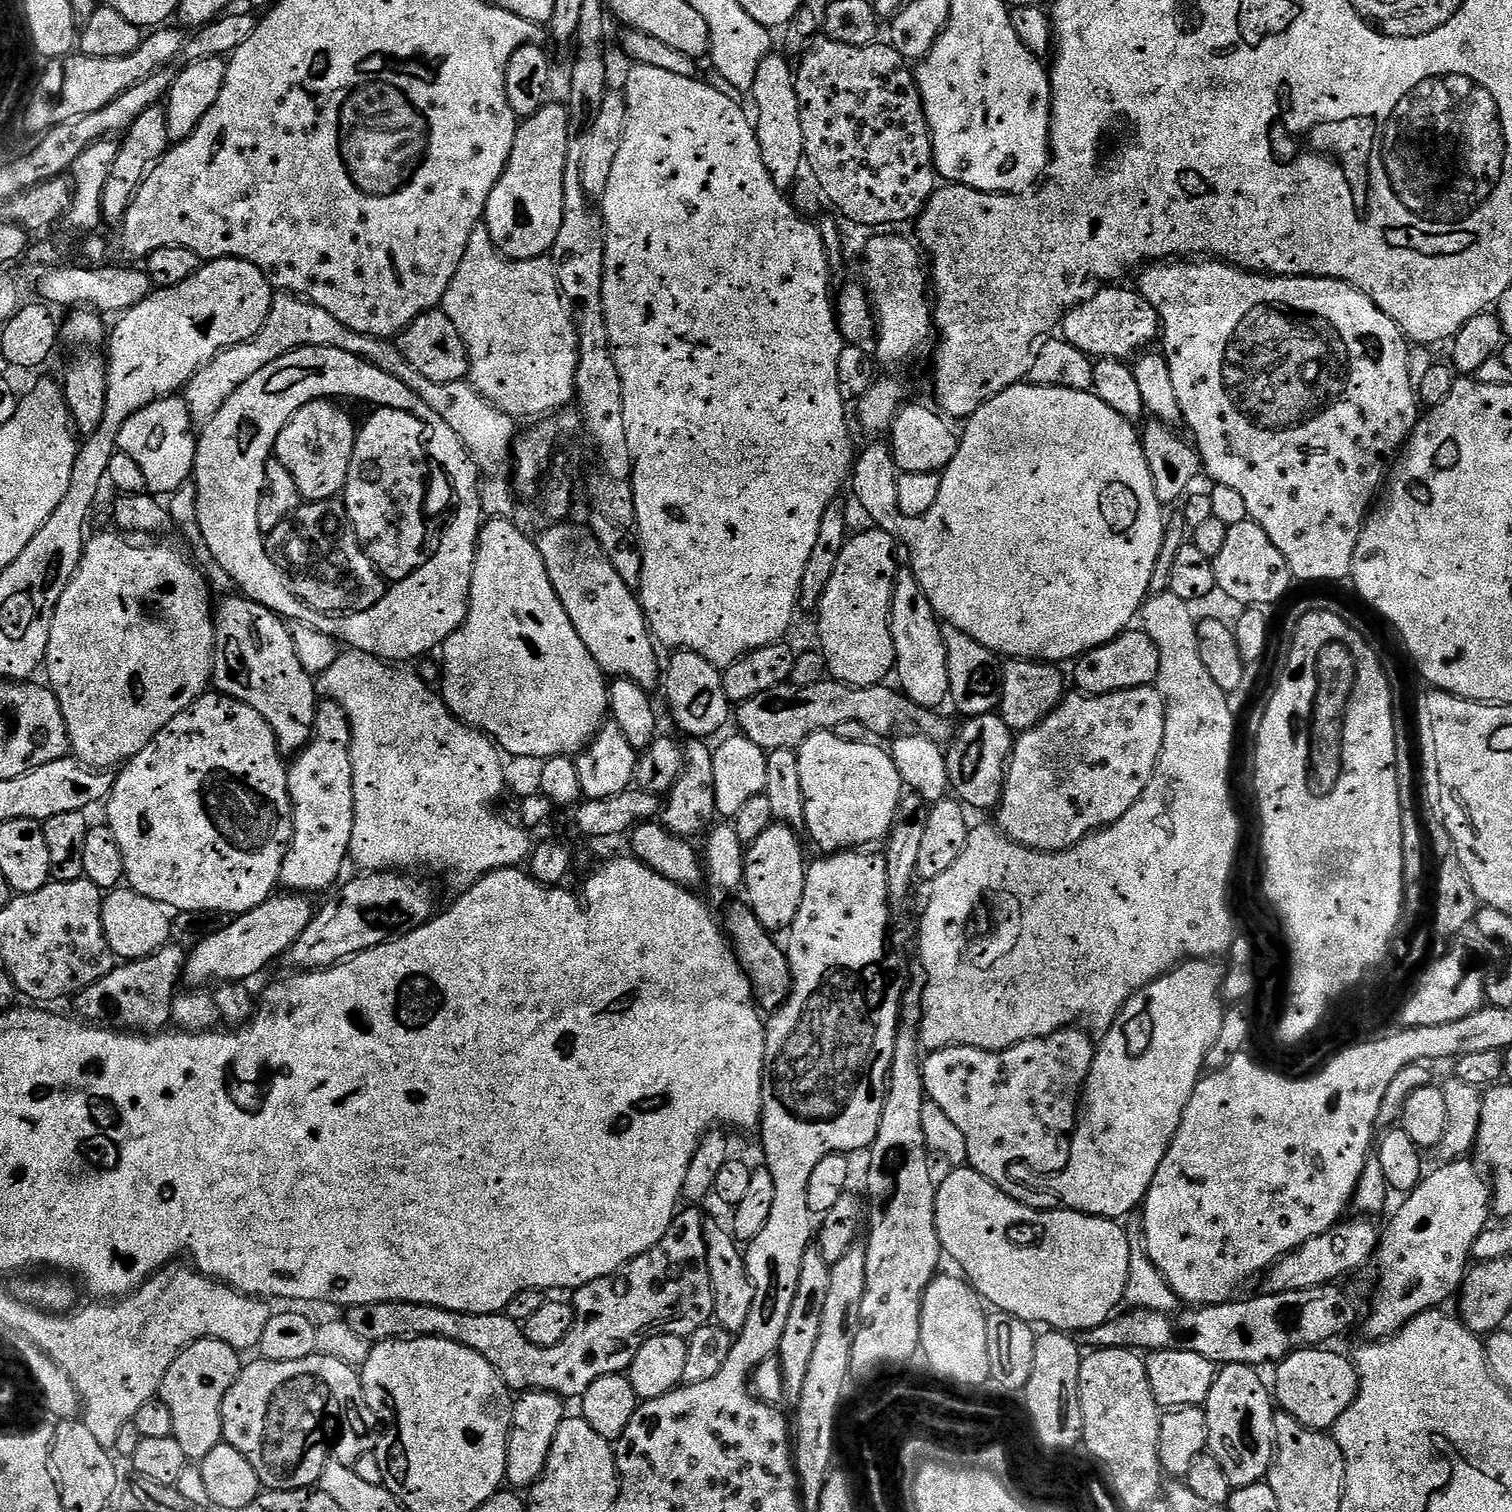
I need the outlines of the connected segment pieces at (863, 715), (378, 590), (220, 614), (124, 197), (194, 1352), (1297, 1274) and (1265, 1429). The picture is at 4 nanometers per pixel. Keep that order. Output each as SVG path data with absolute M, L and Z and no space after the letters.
M831 678L805 688L796 688L789 682L774 690L766 690L766 694L758 694L758 698L750 698L739 705L735 709L734 720L740 723L739 731L746 739L768 752L783 748L799 749L806 738L821 730L835 730L842 722L862 722L862 726L866 726L873 737L891 737L900 730L895 728L910 723L915 716L915 731L919 735L937 742L951 741L954 724L946 717L939 716L941 713L936 710L917 708L907 696L888 687L875 684L869 688L851 688Z
M339 499L301 503L292 516L286 517L266 536L266 547L274 566L278 566L278 570L282 570L282 574L288 579L290 590L316 612L343 616L349 612L370 610L370 606L380 601L386 591L384 577L362 550L356 532L352 529L348 511Z
M243 594L235 595L214 608L216 651L212 654L211 683L215 691L254 706L274 730L281 753L299 754L316 729L316 680L299 661L289 625L266 606Z
M157 106L146 110L146 114L138 114L138 118L130 125L126 135L119 141L118 159L110 170L110 178L106 178L106 190L102 190L102 210L104 220L119 222L124 219L126 210L132 205L136 192L142 182L152 171L152 167L164 157L170 147L168 138L167 111Z
M195 1340L189 1348L184 1348L178 1358L166 1372L166 1378L162 1380L162 1386L158 1393L159 1399L170 1406L170 1414L174 1417L174 1430L172 1436L182 1446L182 1454L186 1454L189 1462L199 1462L214 1450L224 1440L224 1423L222 1422L222 1402L234 1386L234 1382L240 1376L242 1367L241 1353L235 1348L231 1348L226 1342L221 1340Z
M1349 1219L1347 1222L1337 1224L1329 1232L1310 1238L1302 1246L1298 1246L1290 1254L1276 1261L1263 1277L1263 1280L1265 1279L1263 1291L1282 1294L1320 1288L1323 1284L1339 1281L1341 1279L1339 1276L1348 1276L1351 1272L1366 1267L1367 1264L1369 1267L1373 1263L1377 1248L1380 1247L1382 1232L1379 1227L1376 1229L1371 1224L1373 1222L1371 1219L1358 1219L1362 1220Z
M1225 1364L1219 1369L1214 1378L1214 1386L1210 1386L1210 1394L1203 1404L1208 1427L1207 1451L1218 1458L1218 1466L1226 1473L1226 1478L1232 1483L1233 1488L1254 1486L1267 1477L1268 1471L1274 1463L1276 1450L1276 1435L1274 1434L1274 1396L1264 1385L1264 1380L1259 1376L1257 1369L1251 1364Z

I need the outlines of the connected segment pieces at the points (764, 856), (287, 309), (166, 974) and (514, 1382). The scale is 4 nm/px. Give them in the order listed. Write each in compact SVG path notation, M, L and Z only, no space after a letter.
M774 822L747 845L744 854L742 892L748 895L746 903L754 910L758 922L762 922L765 932L776 934L779 933L779 928L791 929L798 914L798 906L802 906L808 869L806 859L804 860L804 848L796 836L799 836L797 829Z
M280 294L273 299L268 320L262 326L260 333L245 344L235 344L233 348L225 348L201 367L192 376L191 382L185 385L184 399L193 419L207 422L242 382L252 378L258 370L262 370L262 367L282 358L288 352L293 352L296 348L341 348L343 352L367 357L368 348L364 344L367 344L365 337L342 326L338 318L326 314L326 310L322 310L316 304L309 304L307 300L292 294Z
M169 942L164 945L164 947L159 948L153 956L147 956L146 958L142 958L141 960L130 960L124 963L121 963L119 966L112 969L112 972L110 974L106 974L102 979L100 979L98 982L94 982L90 985L89 988L84 989L83 992L79 993L75 997L74 1003L76 1003L76 1008L81 1017L87 1018L89 1021L92 1022L100 1022L103 1020L100 1020L103 1018L103 1016L108 1016L111 1014L111 1012L116 1012L116 1020L121 1029L124 1030L131 1030L137 1034L159 1034L165 1029L169 1027L169 1025L172 1024L172 1002L174 997L177 995L178 989L176 989L176 983L179 985L181 983L182 977L184 975L184 962L186 959L186 952L185 949L180 949L178 945L176 945L176 942Z
M688 1206L683 1210L677 1211L672 1224L666 1230L666 1234L652 1247L646 1250L638 1258L631 1260L629 1264L625 1264L620 1271L615 1272L613 1276L603 1276L594 1282L590 1282L586 1286L575 1289L571 1293L570 1303L572 1309L576 1312L576 1321L570 1330L570 1334L566 1334L566 1338L562 1338L562 1342L558 1342L558 1346L550 1346L549 1348L539 1348L529 1342L522 1331L521 1325L515 1320L511 1320L506 1314L466 1314L465 1312L455 1312L454 1310L446 1310L438 1306L430 1306L429 1304L415 1304L414 1302L374 1302L366 1306L354 1306L347 1309L346 1323L350 1326L350 1330L354 1330L354 1334L360 1335L368 1340L369 1345L380 1344L383 1340L403 1340L405 1338L415 1338L418 1336L437 1336L443 1340L449 1340L455 1344L466 1346L470 1350L474 1350L482 1358L486 1358L486 1362L490 1362L490 1366L494 1366L496 1371L500 1373L500 1377L504 1379L504 1385L513 1393L523 1394L525 1392L555 1392L561 1398L569 1398L568 1396L583 1397L584 1391L594 1383L598 1378L603 1376L614 1376L617 1374L627 1373L628 1367L634 1362L634 1358L638 1354L641 1344L651 1338L651 1336L683 1336L685 1338L699 1330L704 1324L709 1323L713 1319L712 1311L714 1310L714 1294L710 1286L710 1274L706 1264L706 1242L704 1241L704 1224L700 1220L700 1208L696 1206Z

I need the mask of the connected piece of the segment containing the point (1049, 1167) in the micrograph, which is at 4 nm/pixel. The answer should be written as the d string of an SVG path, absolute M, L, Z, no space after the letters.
M1073 1026L1049 1036L1015 1044L1001 1052L965 1047L937 1048L923 1057L924 1090L927 1099L942 1106L942 1110L946 1110L946 1118L950 1118L950 1122L954 1122L954 1126L962 1130L962 1138L966 1138L970 1167L985 1176L991 1184L998 1184L1008 1196L1015 1196L1018 1203L1025 1204L1027 1208L1051 1212L1061 1207L1059 1196L1051 1190L1016 1190L1008 1181L1008 1171L1011 1168L1029 1168L1040 1176L1052 1178L1067 1166L1072 1135L1078 1119L1078 1105L1081 1103L1084 1086L1088 1083L1088 1075L1096 1057L1096 1044L1091 1038L1093 1039L1083 1027Z

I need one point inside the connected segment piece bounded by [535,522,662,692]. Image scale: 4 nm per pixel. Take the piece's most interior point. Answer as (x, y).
(607, 614)

